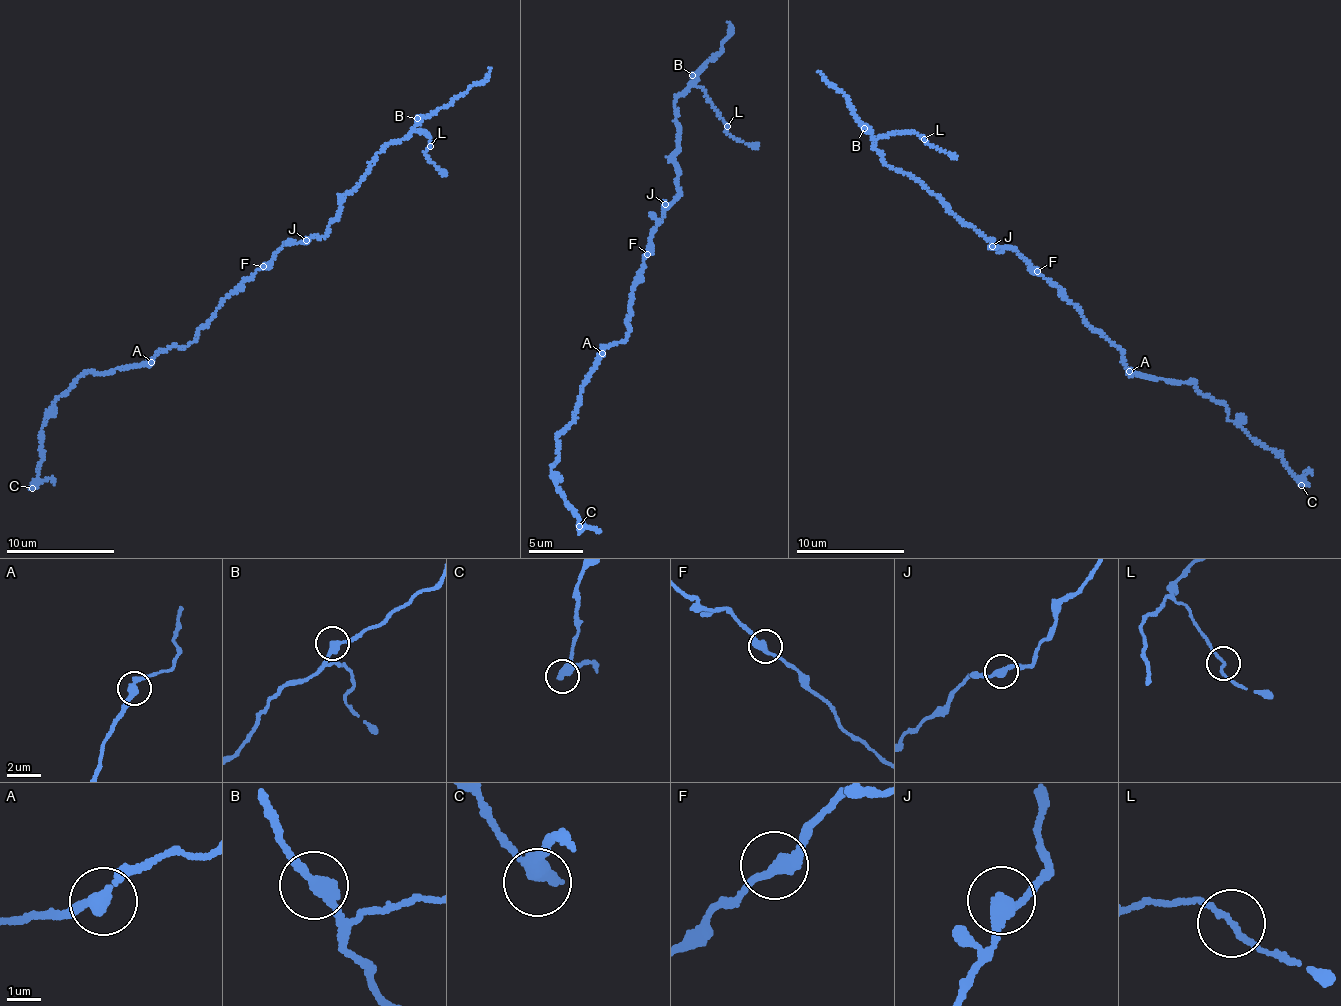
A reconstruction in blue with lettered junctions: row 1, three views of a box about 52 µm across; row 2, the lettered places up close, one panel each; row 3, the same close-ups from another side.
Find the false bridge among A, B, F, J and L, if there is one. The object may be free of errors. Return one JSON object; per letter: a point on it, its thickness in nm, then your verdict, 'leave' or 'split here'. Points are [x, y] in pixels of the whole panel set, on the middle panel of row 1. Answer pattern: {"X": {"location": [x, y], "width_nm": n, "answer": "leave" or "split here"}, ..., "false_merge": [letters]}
{"A": {"location": [602, 353], "width_nm": 340, "answer": "leave"}, "B": {"location": [692, 75], "width_nm": 360, "answer": "leave"}, "F": {"location": [647, 254], "width_nm": 360, "answer": "leave"}, "J": {"location": [665, 204], "width_nm": 320, "answer": "leave"}, "L": {"location": [727, 126], "width_nm": 160, "answer": "leave"}, "false_merge": []}

